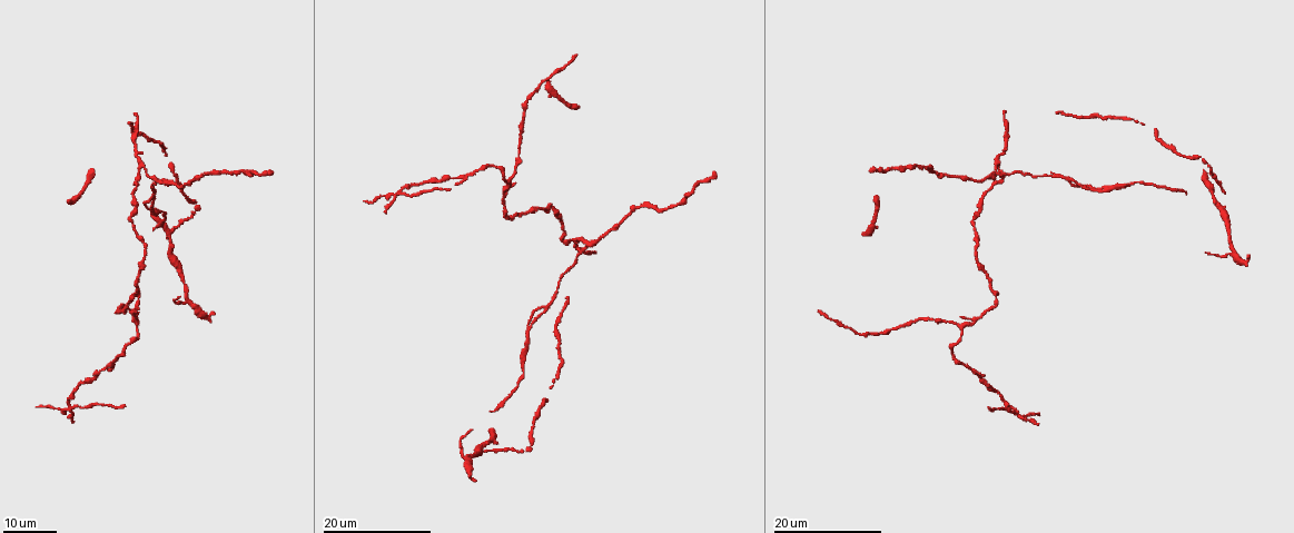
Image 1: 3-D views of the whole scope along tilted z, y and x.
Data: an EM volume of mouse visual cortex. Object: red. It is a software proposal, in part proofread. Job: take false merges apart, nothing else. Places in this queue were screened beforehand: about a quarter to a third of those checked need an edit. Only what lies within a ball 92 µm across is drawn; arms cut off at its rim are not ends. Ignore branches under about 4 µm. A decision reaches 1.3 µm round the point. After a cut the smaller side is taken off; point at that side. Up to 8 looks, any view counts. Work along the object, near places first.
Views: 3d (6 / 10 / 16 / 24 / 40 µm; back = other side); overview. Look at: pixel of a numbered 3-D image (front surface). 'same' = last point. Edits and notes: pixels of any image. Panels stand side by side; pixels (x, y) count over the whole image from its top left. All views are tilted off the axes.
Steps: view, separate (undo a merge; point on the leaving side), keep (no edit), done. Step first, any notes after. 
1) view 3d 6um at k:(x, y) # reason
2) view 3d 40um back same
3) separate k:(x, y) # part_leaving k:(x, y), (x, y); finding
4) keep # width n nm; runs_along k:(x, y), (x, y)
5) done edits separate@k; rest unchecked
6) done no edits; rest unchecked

view 3d 24um at 1:(396, 195) # looks like a crossing

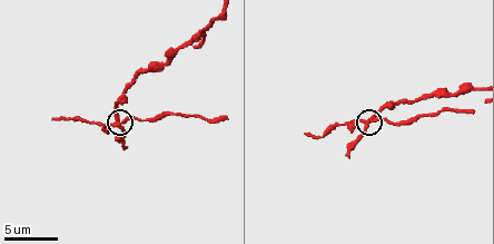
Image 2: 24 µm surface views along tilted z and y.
view 3d 6um at 2:(125, 124) # zoom in

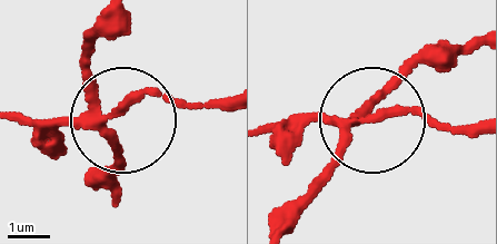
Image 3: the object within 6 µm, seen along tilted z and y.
separate 3:(129, 96) # width 210 nm; part_leaving 3:(86, 126), (148, 99), (190, 108), (224, 96); a second neuron is stuck on

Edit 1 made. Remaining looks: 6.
view overview # redraw

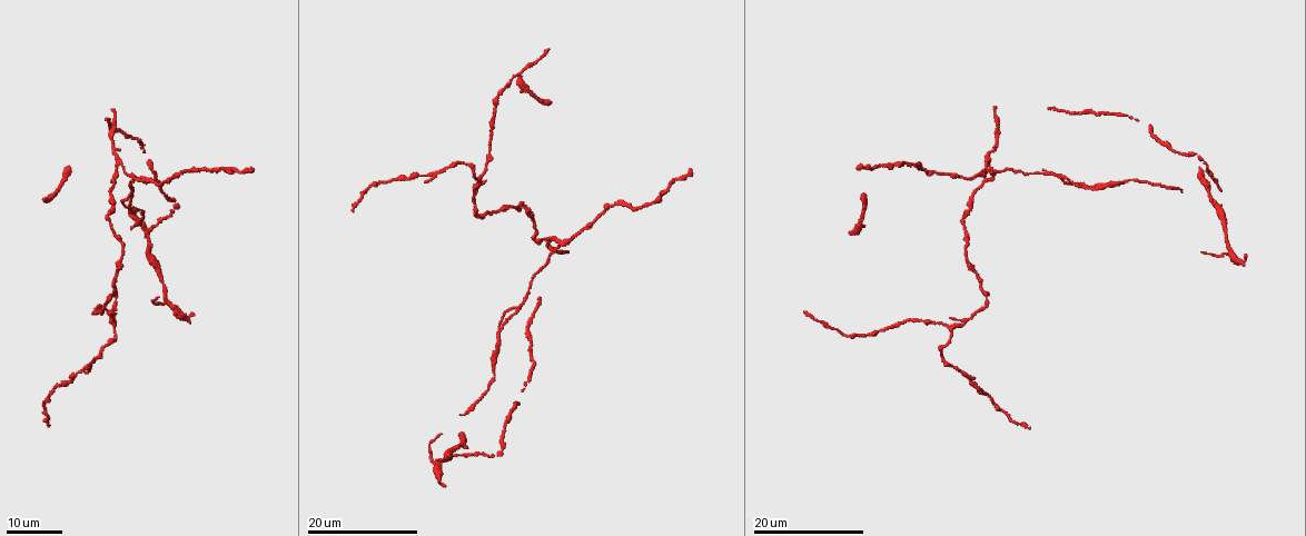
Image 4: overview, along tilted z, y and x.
view 3d 24um at 4:(479, 216) # narrows sharply

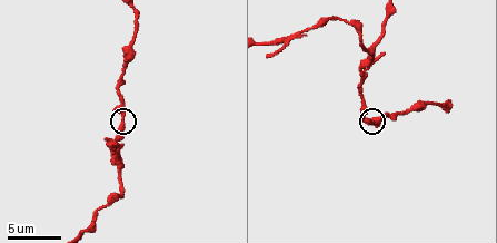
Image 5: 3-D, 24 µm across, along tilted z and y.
view 3d 6um at 5:(374, 121)

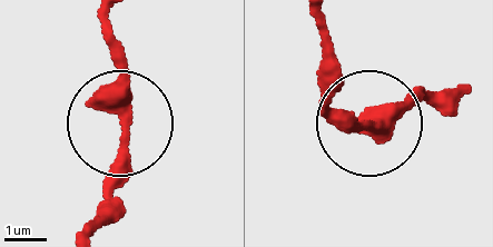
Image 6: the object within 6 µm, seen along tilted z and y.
keep # runs_along 6:(455, 88), (403, 97), (367, 125), (319, 96); one neuron here

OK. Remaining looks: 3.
view 3d 10um at 5:(119, 168) # small branch off a trunk

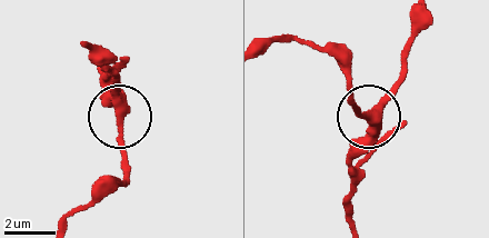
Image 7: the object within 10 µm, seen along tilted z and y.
keep # side_arm 32 um; runs_along 7:(352, 219), (350, 175), (366, 121), (406, 76); one neuron here

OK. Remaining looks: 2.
view 3d 16um at 4:(557, 242) # side arm on a straight run

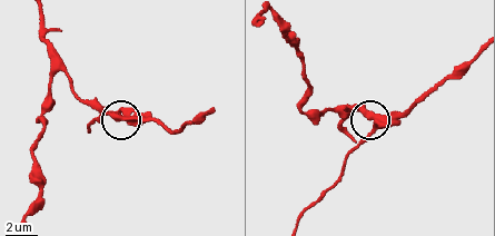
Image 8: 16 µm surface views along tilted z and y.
view 3d 10um at 8:(373, 114)

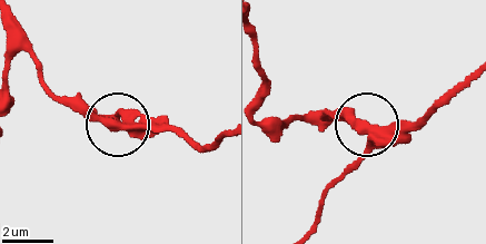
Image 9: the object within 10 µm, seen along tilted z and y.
separate 9:(366, 154) # width 360 nm; a second neuron is stuck on

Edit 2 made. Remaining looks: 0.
done edits separate@3, separate@9; rest unchecked

